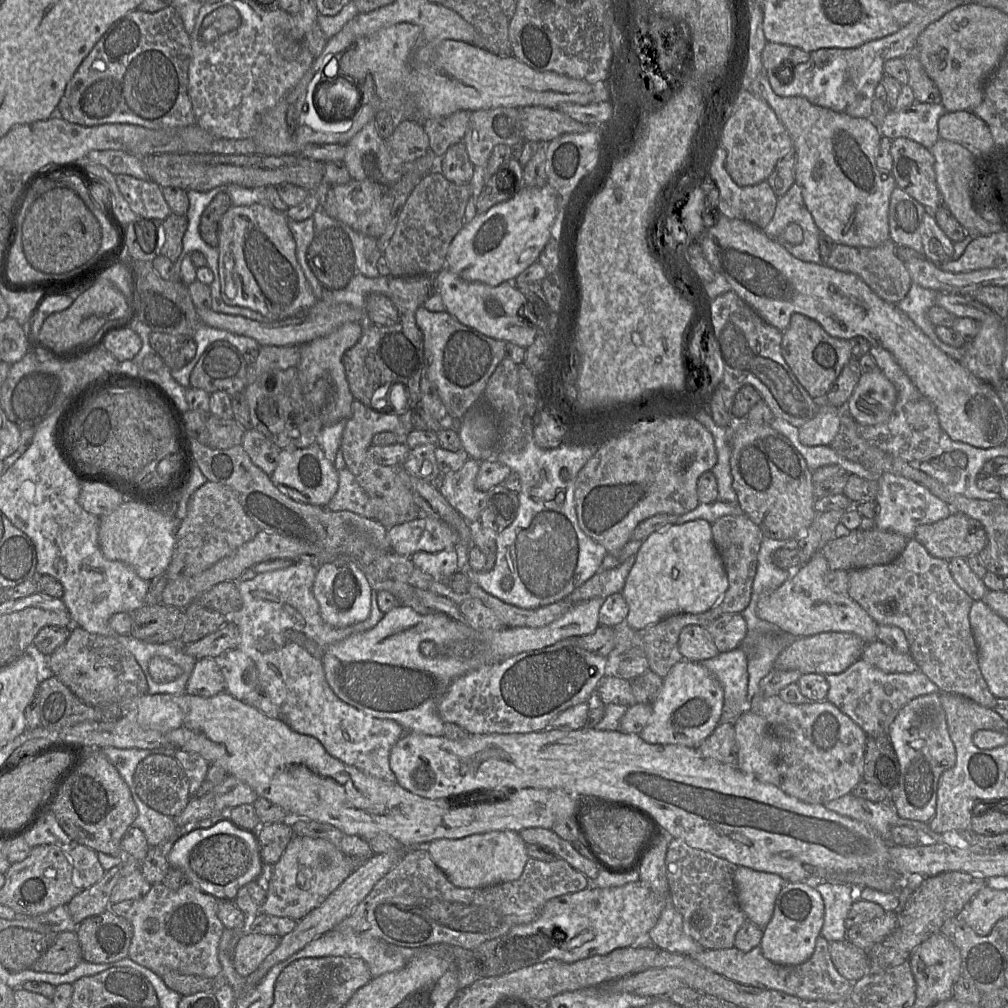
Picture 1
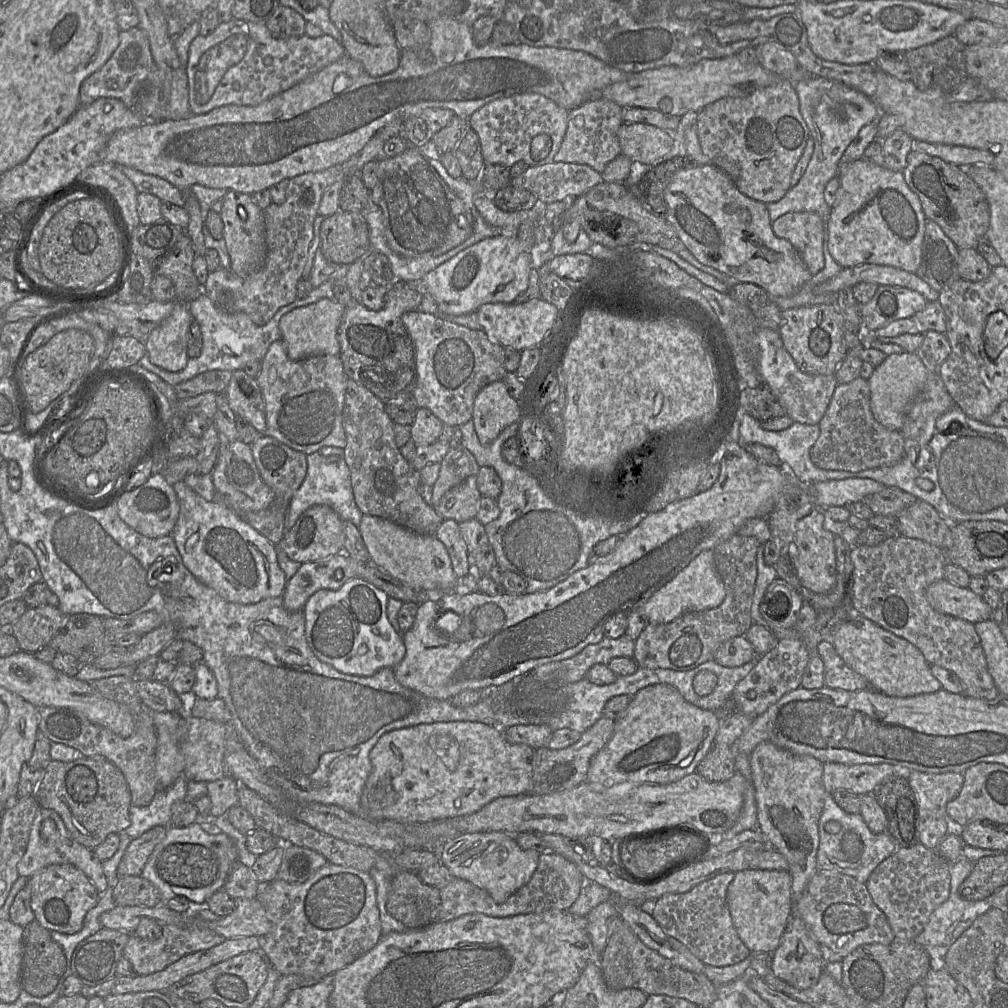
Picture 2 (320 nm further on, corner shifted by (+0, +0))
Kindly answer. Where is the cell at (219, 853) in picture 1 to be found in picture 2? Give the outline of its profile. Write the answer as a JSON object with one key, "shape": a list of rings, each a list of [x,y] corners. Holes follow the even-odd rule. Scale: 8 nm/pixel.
{"shape":[[[199,821],[187,827],[169,825],[165,837],[149,856],[141,876],[159,889],[162,903],[176,896],[185,896],[194,906],[205,906],[210,896],[223,889],[238,861],[236,845],[226,833],[207,833]]]}

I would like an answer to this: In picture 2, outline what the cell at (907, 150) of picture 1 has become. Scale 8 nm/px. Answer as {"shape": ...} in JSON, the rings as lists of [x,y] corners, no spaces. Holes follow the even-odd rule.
{"shape":[[[912,150],[902,171],[908,187],[919,197],[926,219],[941,227],[958,249],[976,249],[990,225],[988,201],[963,168],[924,152]]]}

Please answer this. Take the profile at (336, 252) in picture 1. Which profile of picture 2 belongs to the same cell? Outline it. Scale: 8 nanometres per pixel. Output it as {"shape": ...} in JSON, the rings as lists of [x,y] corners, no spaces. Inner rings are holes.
{"shape":[[[346,280],[330,282],[332,282],[334,300],[345,307],[338,329],[338,340],[340,358],[348,379],[367,388],[385,405],[406,403],[413,398],[415,388],[415,349],[402,316],[408,311],[419,310],[423,297],[420,282],[394,280],[388,286],[385,305],[379,311],[369,310],[360,301],[355,300]],[[382,373],[388,375],[388,382],[385,384],[383,382],[387,379],[383,378],[381,381]],[[410,382],[411,385],[404,388]]]}

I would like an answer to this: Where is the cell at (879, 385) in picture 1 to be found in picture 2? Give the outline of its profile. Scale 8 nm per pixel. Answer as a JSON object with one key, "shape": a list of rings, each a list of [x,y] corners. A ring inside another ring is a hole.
{"shape":[[[916,353],[892,354],[877,367],[867,380],[870,388],[870,408],[874,418],[884,427],[899,431],[904,417],[922,390],[928,376],[928,370]]]}

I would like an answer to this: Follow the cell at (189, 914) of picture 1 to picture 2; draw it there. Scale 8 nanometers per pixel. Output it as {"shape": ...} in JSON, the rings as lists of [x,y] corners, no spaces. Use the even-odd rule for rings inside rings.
{"shape":[[[166,925],[162,927],[161,937],[154,941],[143,940],[135,933],[130,934],[122,956],[132,964],[138,975],[143,976],[162,971],[185,955],[212,948],[225,940],[223,936],[209,929],[183,929]]]}

